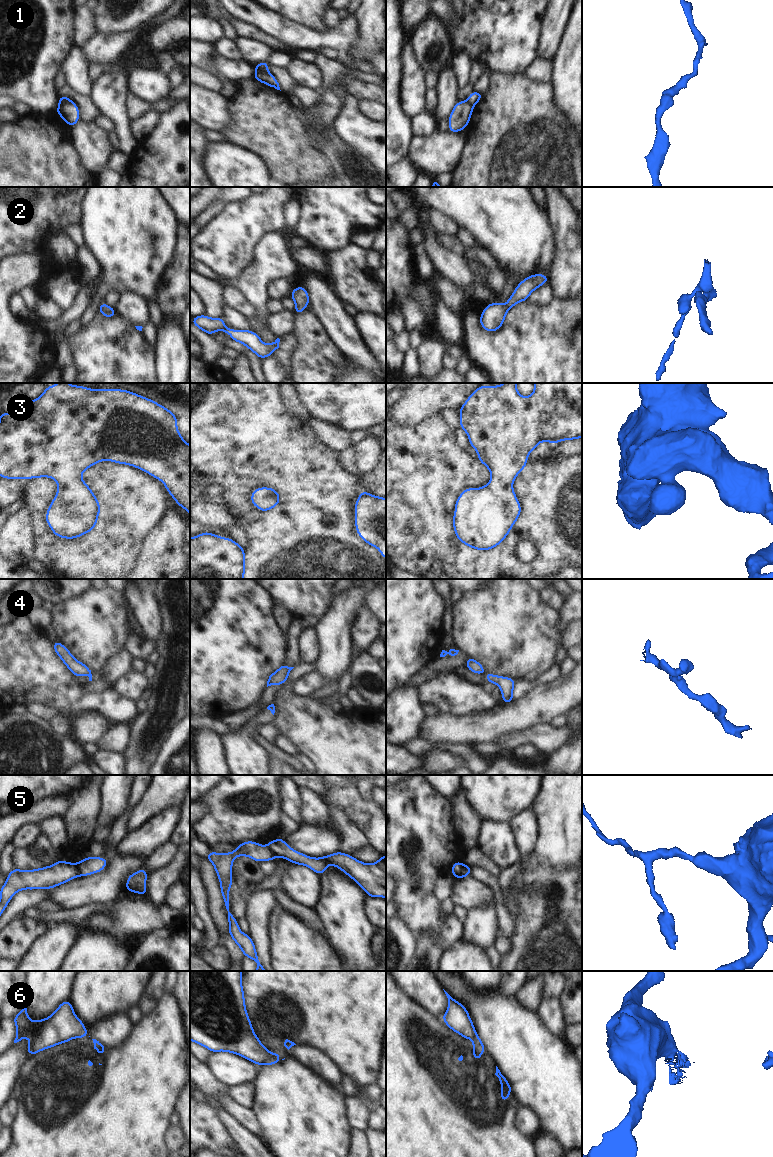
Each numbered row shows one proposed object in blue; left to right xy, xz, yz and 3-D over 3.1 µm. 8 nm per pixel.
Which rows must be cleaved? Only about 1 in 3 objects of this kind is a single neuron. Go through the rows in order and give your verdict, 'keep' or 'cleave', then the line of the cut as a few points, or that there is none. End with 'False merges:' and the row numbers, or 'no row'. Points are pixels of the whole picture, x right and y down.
1: cleave; cut in xz along (256, 71), (269, 74)
2: keep; no cut
3: keep; no cut
4: cleave; cut in xy along (90, 672), (88, 675)
5: cleave; cut in xy along (74, 864), (78, 876)
6: cleave; cut in xy along (84, 1027), (76, 1036)
False merges: 1, 4, 5, 6

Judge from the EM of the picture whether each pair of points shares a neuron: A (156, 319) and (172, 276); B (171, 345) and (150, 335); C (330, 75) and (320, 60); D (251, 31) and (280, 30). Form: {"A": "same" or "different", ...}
{"A": "different", "B": "different", "C": "same", "D": "different"}

